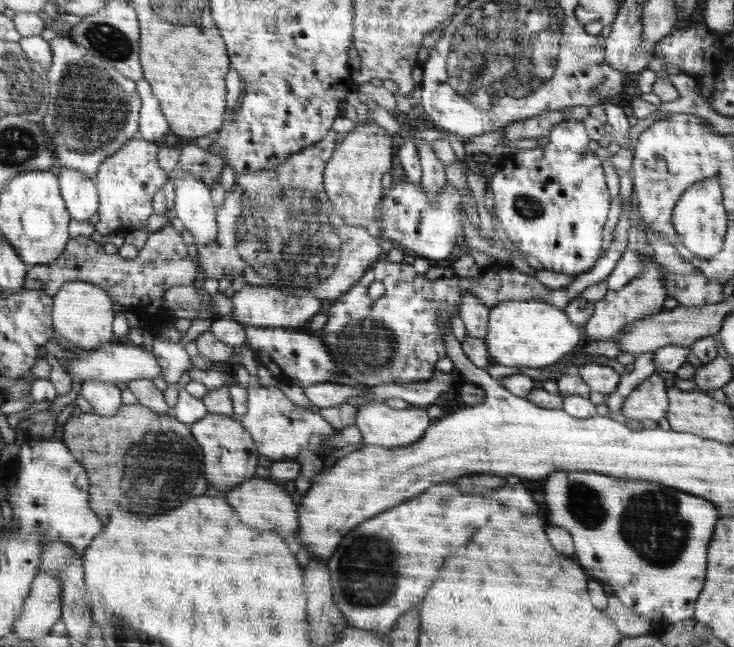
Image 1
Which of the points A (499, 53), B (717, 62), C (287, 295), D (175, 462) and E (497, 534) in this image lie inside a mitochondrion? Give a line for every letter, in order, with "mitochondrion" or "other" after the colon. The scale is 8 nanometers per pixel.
A: mitochondrion
B: other
C: mitochondrion
D: mitochondrion
E: other

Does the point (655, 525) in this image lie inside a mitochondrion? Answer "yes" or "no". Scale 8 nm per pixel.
yes

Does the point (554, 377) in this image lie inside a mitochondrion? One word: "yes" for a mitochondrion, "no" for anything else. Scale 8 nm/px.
no

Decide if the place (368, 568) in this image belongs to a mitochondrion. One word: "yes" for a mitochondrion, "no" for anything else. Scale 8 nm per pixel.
yes

